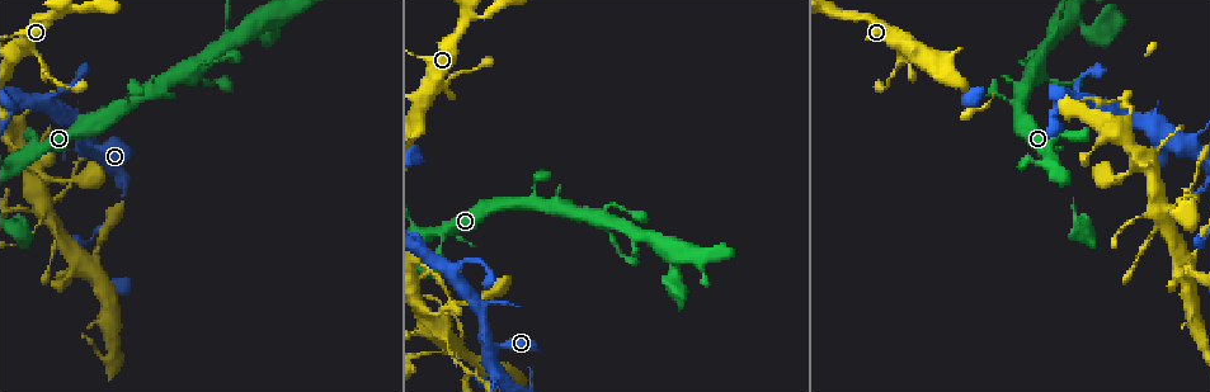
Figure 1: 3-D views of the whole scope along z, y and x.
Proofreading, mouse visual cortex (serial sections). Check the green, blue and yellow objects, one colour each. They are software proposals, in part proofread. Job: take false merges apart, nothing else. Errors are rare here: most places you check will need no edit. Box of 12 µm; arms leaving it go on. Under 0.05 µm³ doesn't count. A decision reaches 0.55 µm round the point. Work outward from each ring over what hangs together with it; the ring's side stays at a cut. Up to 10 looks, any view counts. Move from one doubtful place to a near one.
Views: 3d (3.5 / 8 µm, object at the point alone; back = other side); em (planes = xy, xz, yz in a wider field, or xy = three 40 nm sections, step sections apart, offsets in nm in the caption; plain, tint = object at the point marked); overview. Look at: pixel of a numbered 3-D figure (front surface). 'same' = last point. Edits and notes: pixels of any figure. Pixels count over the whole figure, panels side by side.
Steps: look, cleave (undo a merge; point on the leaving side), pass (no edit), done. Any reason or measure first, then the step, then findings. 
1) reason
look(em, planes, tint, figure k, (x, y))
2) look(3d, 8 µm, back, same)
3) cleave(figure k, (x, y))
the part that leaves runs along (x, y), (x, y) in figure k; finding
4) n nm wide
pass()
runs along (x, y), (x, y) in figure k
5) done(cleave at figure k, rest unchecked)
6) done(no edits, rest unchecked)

sudden change in width
look(3d, 3.5 µm, figure 1, (40, 55))

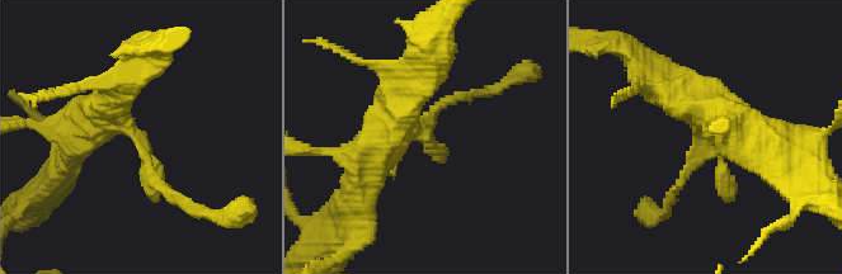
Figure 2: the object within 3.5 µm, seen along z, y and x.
shape alone is not enough
look(em, xy, step 3, tint, figure 2, (140, 140))

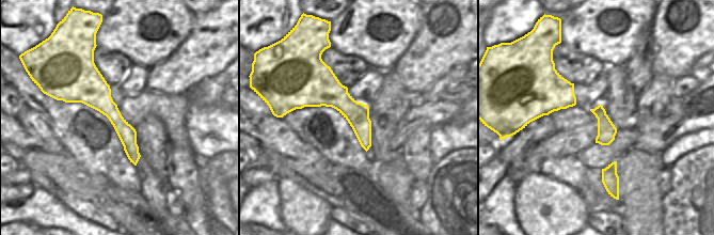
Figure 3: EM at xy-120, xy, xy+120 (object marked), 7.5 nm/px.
190 nm wide
pass()
runs along (54, 95), (93, 94), (135, 160) in figure 3; one cell here

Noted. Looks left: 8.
look(3d, 3.5 µm, figure 1, (493, 349))

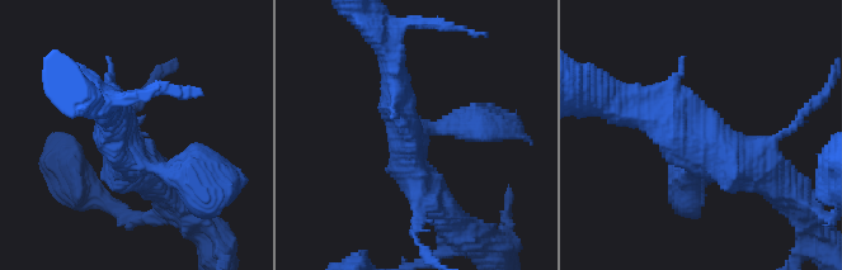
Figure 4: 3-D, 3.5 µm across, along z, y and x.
look(em, planes, tint, figure 4, (124, 156))

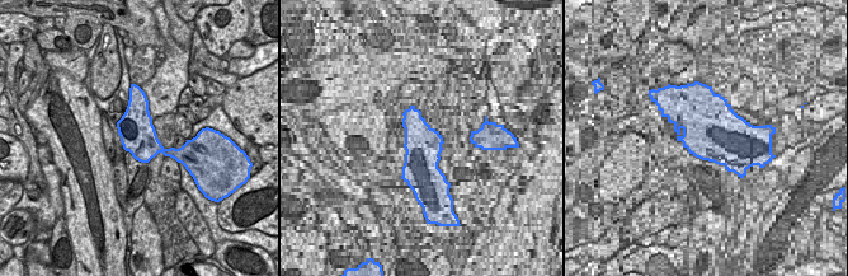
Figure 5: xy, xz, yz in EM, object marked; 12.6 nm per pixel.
460 nm wide
pass()
runs along (200, 192), (130, 160), (109, 102) in figure 4; one cell here

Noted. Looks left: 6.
side arm on a straight run
look(3d, 3.5 µm, figure 1, (1090, 101))

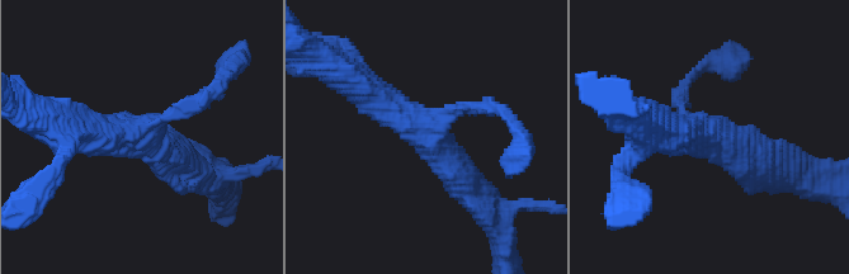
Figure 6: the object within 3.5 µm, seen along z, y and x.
3 arms; arms of 150, 450, 450 nm
look(em, planes, plain, figure 6, (429, 135))

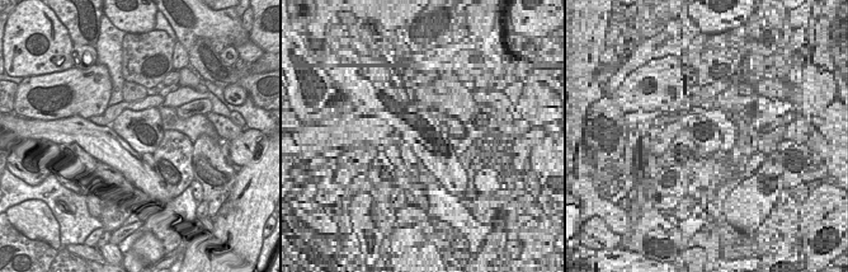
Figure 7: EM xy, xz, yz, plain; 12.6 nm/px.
look(em, planes, tint, same)

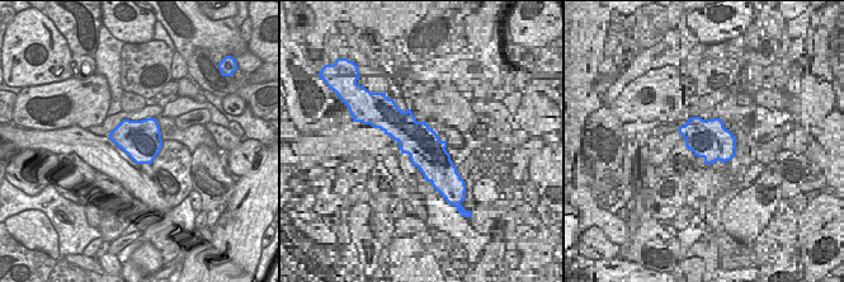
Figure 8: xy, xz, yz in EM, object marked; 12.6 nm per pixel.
pass()
runs along (475, 193), (432, 137), (358, 83) in figure 6; continuous, no second cell

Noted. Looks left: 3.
two arms in line, one across
look(3d, 3.5 µm, figure 1, (536, 204))

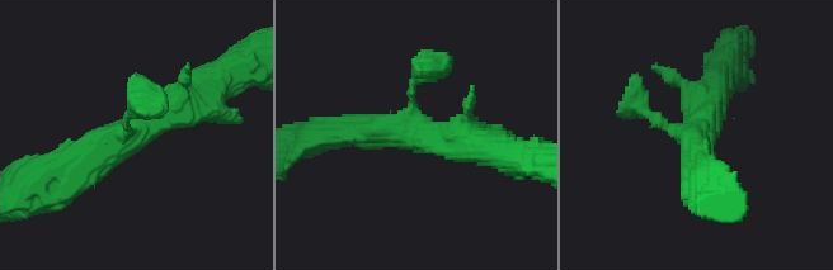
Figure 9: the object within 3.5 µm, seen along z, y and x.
look(em, planes, tint, figure 9, (125, 136))

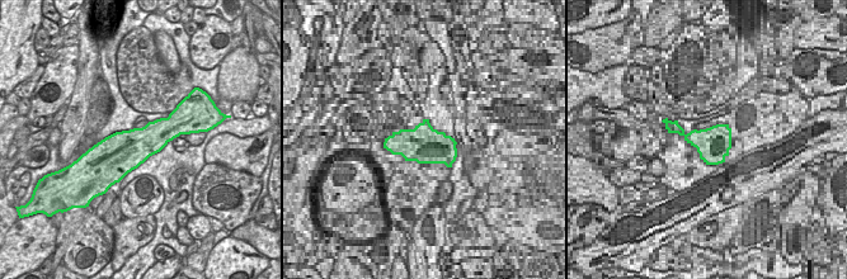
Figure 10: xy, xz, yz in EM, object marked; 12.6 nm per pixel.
3 arms
pass()
runs along (53, 175), (73, 175), (197, 94) in figure 9; continuous, no second cell

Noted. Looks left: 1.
done(no edits, rest unchecked)

